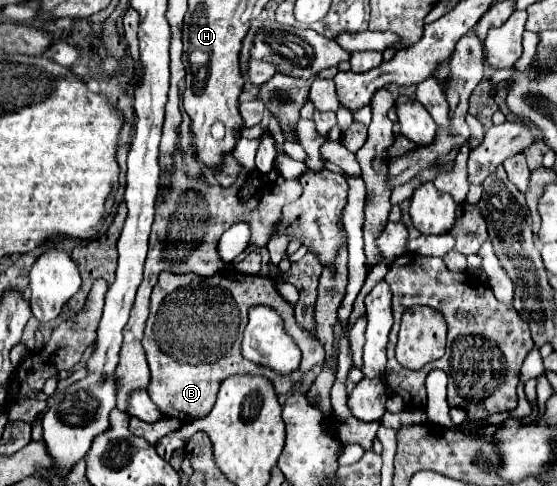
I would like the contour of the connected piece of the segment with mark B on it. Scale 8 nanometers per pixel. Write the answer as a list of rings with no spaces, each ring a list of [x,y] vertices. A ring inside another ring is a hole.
[[[220,271],[212,277],[200,277],[194,273],[162,273],[152,291],[152,307],[142,345],[150,367],[150,399],[162,415],[176,417],[182,423],[206,417],[216,401],[218,385],[230,375],[264,375],[274,383],[278,395],[286,395],[292,391],[294,383],[300,381],[314,365],[322,363],[326,355],[322,343],[310,331],[302,331],[296,325],[294,309],[280,297],[268,277],[244,275],[240,271]],[[256,305],[268,305],[280,313],[286,333],[302,351],[302,361],[296,373],[280,377],[274,369],[264,369],[240,353],[240,337],[248,323],[248,309]]]

